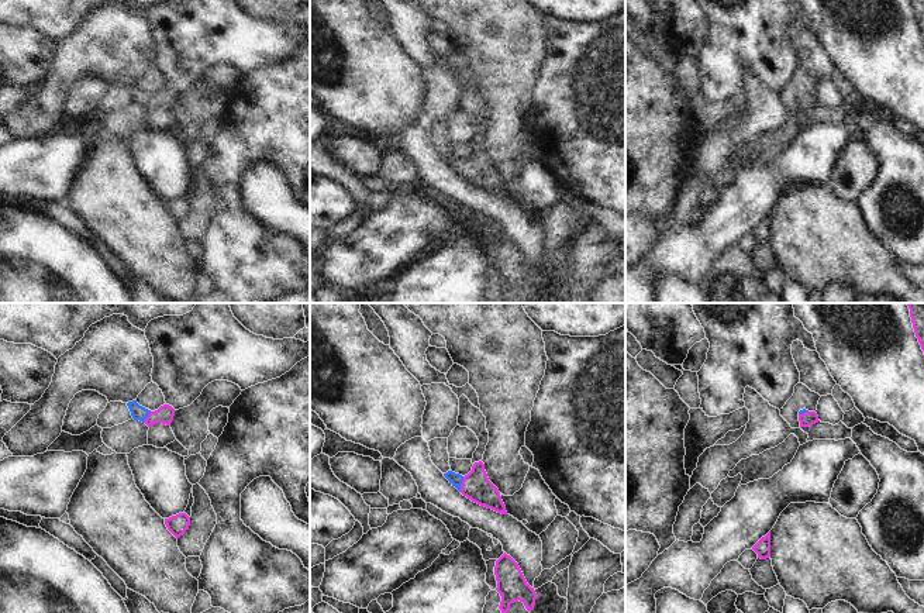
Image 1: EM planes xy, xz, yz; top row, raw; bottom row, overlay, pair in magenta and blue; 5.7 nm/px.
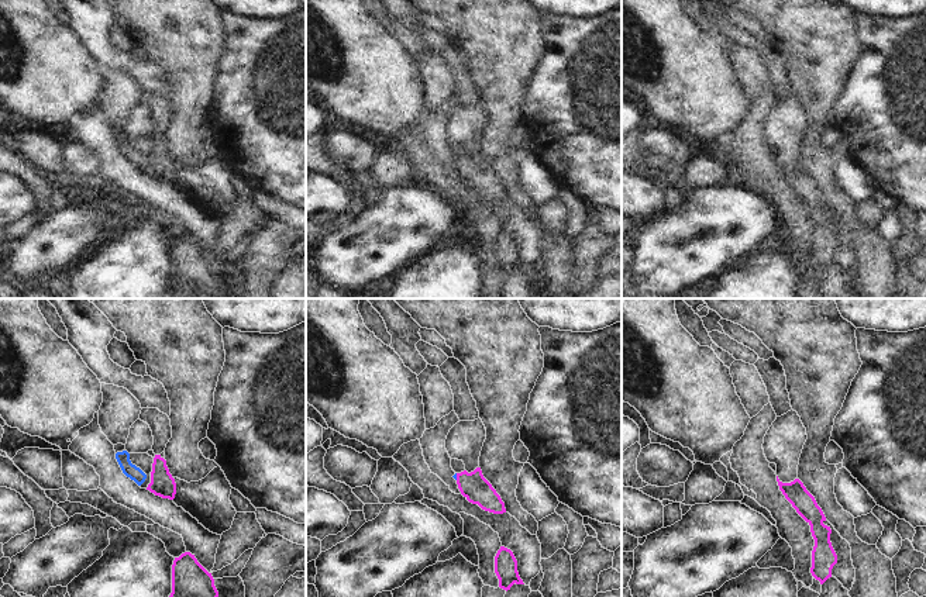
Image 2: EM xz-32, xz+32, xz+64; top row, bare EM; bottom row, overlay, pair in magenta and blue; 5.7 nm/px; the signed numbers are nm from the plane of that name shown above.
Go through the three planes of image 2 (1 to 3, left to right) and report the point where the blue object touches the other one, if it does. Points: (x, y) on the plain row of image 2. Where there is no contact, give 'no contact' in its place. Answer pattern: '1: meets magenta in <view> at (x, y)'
1: no contact
2: meets magenta in xz+32 at (457, 161)
3: no contact

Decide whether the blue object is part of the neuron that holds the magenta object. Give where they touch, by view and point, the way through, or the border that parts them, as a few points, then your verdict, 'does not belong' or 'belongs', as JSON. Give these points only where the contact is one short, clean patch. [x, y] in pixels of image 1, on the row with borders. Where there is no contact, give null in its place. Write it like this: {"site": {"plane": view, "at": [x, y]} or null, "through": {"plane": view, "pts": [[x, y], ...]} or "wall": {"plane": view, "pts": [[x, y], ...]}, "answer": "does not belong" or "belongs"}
{"site": {"plane": "xz", "at": [462, 484]}, "through": {"plane": "xz", "pts": [[476, 486], [462, 484], [455, 479]]}, "answer": "belongs"}

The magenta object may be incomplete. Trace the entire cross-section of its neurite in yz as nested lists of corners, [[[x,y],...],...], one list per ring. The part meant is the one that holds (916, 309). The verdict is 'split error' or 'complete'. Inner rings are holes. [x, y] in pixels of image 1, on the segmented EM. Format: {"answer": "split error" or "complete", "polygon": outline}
{"answer": "complete", "polygon": [[[907,303],[910,309],[910,317],[913,323],[913,328],[921,349],[924,351],[924,303]]]}

